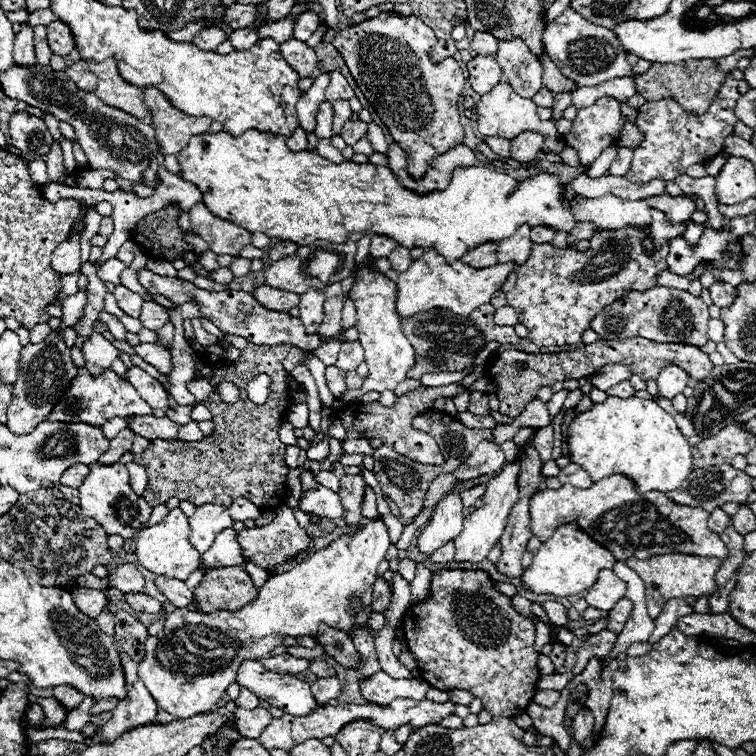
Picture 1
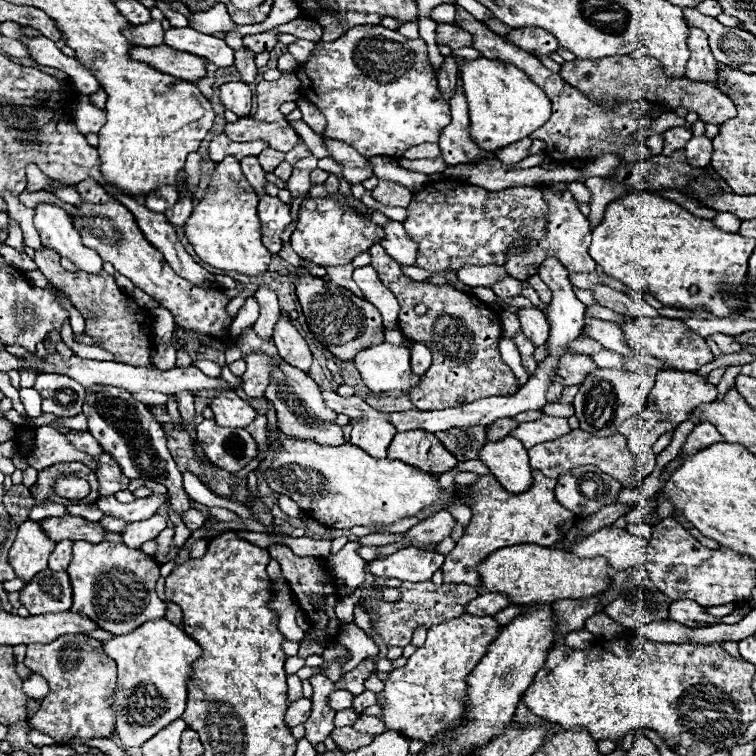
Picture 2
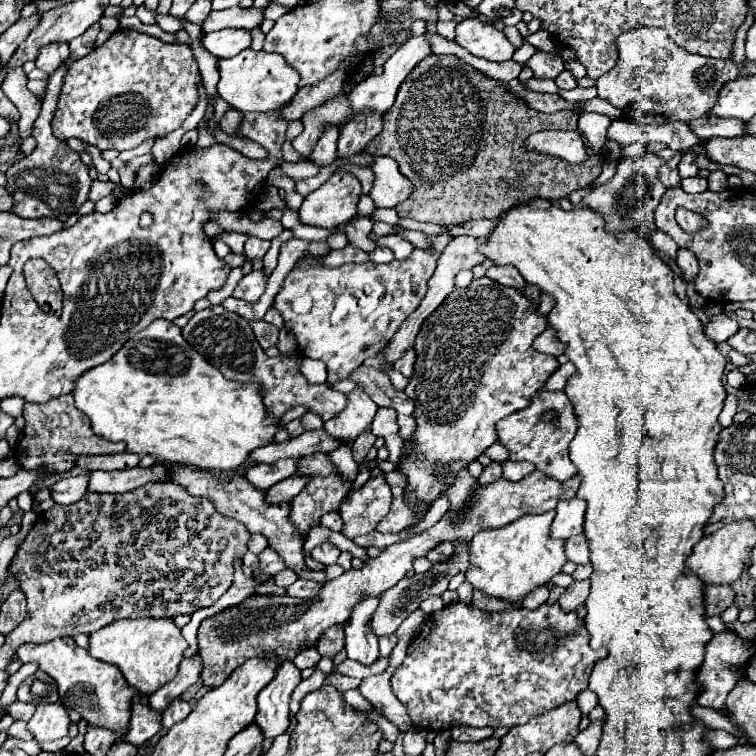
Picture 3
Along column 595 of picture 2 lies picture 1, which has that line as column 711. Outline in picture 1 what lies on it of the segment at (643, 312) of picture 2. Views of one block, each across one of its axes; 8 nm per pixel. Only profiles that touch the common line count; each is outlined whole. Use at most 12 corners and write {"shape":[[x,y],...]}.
{"shape":[[718,282],[710,286],[712,302],[730,306],[738,286]]}

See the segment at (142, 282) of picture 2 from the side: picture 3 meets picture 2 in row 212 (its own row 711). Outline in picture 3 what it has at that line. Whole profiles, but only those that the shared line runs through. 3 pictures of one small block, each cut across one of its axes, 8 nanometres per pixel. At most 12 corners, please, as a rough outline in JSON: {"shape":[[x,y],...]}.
{"shape":[[74,638],[18,648],[58,684],[60,702],[118,738],[132,698],[116,666]]}

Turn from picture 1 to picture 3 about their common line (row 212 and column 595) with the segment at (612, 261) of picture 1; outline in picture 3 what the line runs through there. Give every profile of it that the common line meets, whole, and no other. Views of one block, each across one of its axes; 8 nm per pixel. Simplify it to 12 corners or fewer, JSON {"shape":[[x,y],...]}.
{"shape":[[556,602],[430,614],[392,674],[416,728],[512,728],[602,654]]}

